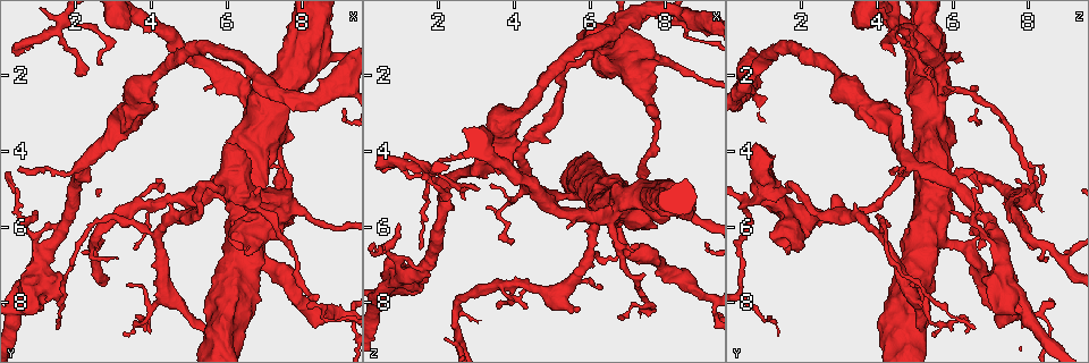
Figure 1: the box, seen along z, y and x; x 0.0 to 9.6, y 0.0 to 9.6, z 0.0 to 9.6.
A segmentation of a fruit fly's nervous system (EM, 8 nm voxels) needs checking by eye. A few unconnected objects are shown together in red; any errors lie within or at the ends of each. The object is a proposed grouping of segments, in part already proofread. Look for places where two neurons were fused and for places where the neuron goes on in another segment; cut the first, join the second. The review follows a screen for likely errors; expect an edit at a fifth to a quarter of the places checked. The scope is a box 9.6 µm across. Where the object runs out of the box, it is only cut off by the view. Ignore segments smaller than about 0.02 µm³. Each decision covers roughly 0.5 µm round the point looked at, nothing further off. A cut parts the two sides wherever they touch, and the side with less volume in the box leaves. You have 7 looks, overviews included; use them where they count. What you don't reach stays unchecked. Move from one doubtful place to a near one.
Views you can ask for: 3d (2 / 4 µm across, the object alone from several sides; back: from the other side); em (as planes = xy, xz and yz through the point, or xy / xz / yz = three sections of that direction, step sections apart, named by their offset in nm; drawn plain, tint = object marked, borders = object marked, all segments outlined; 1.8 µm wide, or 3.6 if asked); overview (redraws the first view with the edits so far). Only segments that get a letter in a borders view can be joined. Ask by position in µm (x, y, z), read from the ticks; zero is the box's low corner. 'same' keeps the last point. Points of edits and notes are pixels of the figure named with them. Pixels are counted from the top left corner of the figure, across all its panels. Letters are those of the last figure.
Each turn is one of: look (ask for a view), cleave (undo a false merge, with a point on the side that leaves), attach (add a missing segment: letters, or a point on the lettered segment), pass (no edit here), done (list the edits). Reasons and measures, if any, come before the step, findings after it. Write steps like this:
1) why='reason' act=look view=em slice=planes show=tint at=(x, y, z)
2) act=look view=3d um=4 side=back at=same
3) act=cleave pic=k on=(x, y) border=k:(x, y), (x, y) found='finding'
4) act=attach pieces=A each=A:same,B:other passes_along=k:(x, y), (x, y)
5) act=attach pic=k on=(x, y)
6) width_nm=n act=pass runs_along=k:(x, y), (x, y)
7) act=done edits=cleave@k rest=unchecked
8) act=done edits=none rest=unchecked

why='calibre changes' act=look view=em slice=xy step=16 show=borders at=(1.10, 7.10, 7.40)

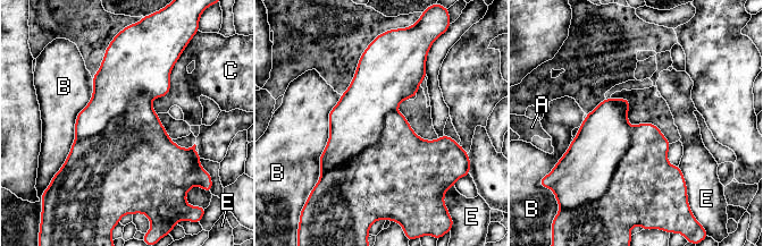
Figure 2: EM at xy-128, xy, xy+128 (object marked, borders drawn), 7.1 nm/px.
act=look view=em slice=planes show=borders at=same

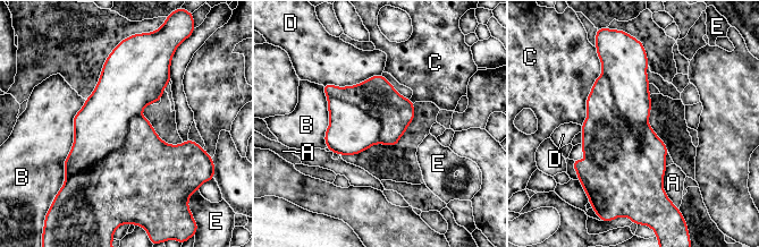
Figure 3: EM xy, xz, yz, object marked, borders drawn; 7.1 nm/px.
act=cleave pic=3 on=(131, 180) each=A:other,B:other,C:other,D:other,E:other border=3:(140, 113), (119, 147), (66, 178) found='a second neuron is stuck on'

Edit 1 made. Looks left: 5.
why='thick turns thin' act=look view=em slice=xz step=4 show=plain at=(1.50, 0.80, 4.40)

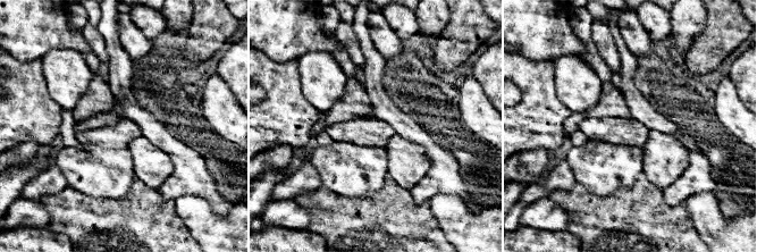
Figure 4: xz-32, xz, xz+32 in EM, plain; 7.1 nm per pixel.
act=look view=em slice=xz step=4 show=tint at=same

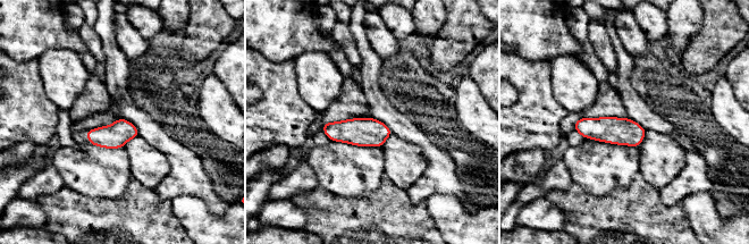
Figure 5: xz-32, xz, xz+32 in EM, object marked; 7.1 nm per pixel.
why='see the neighbours' act=look view=em slice=xz step=4 show=borders at=same

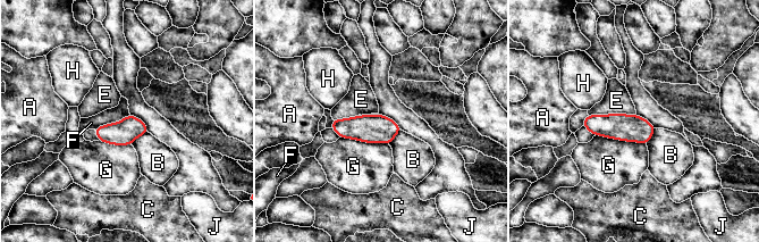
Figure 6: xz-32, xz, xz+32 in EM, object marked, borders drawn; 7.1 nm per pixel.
width_nm=180 act=pass each=A:other,B:other,C:other,E:other,F:other,G:other,H:other,J:other border=6:(129, 114), (94, 130) found='one neuron here'

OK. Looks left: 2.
act=done edits=cleave@3 rest=unchecked

